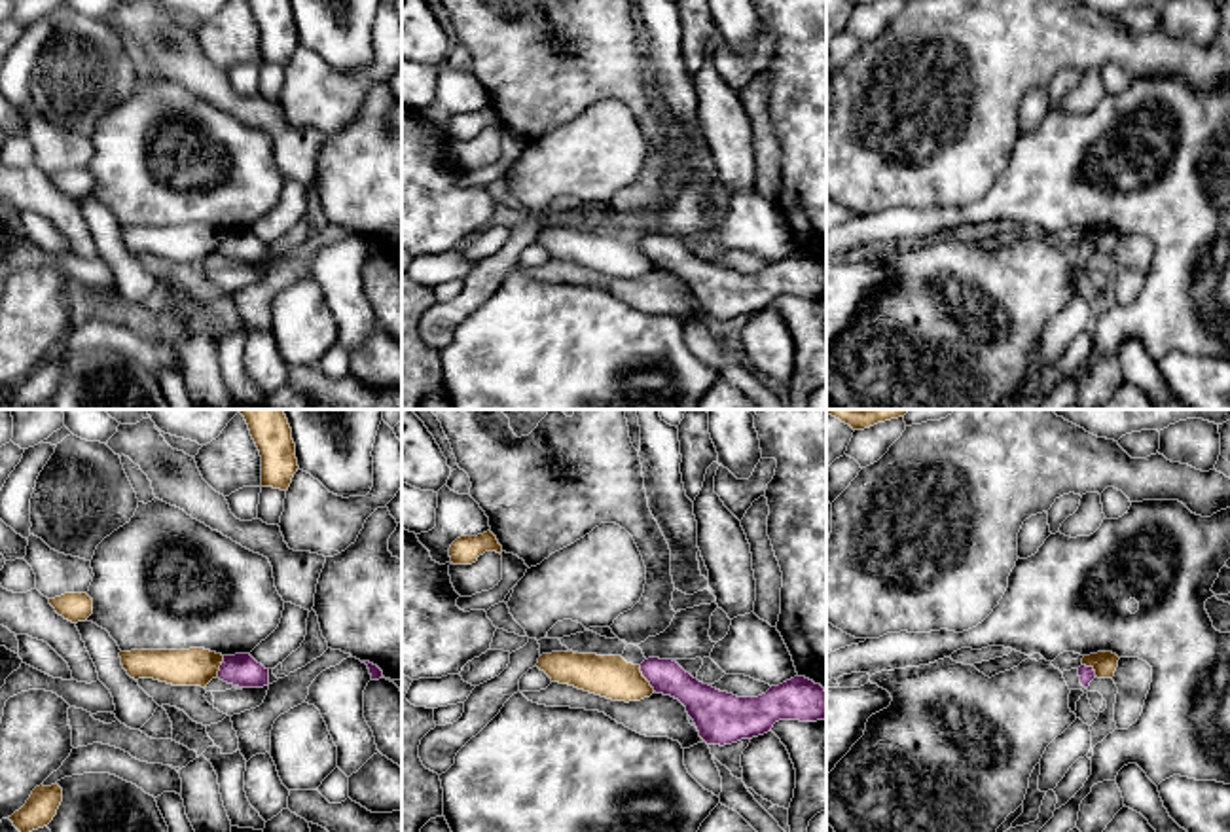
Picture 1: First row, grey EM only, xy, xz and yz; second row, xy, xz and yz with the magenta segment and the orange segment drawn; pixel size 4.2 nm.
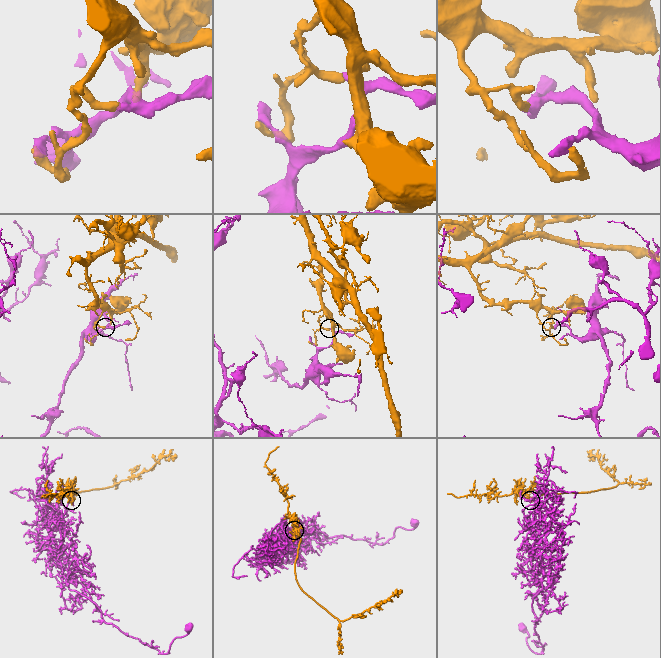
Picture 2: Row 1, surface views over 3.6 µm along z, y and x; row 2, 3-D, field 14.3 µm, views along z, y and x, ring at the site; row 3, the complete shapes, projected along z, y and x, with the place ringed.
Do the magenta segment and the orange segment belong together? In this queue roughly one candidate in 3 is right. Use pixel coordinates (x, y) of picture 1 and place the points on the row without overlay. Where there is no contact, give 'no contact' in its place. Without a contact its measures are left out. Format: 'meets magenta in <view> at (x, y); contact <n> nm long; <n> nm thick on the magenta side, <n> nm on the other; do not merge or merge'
meets magenta in xz at (645, 253); contact 130 nm long; 150 nm thick on the magenta side, 180 nm on the other; do not merge

